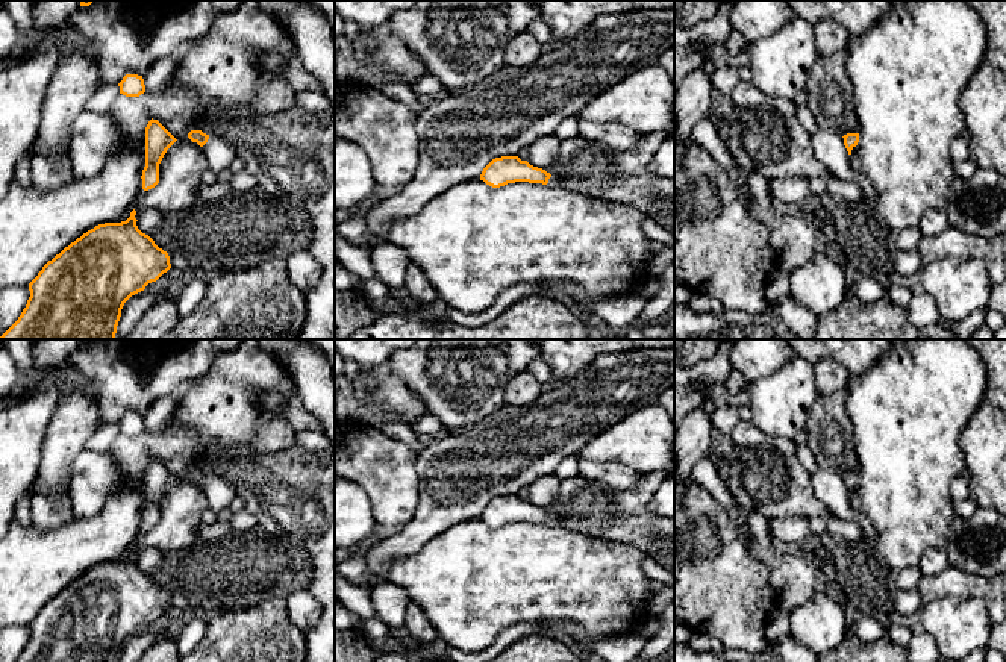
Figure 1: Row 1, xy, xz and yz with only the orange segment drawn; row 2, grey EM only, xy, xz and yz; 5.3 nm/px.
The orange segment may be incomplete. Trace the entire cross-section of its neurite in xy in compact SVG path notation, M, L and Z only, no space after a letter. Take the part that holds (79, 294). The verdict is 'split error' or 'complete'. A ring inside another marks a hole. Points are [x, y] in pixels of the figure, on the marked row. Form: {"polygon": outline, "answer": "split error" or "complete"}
{"polygon": "M136 211L130 212L130 217L121 223L105 223L98 224L94 229L83 233L68 247L65 247L59 254L56 254L52 261L48 261L38 276L29 283L30 297L27 300L26 308L23 309L18 320L0 336L0 339L115 339L117 326L121 317L121 309L124 303L135 294L145 289L145 286L152 282L156 282L164 273L171 268L170 256L167 251L159 248L155 241L142 233L136 226Z", "answer": "complete"}

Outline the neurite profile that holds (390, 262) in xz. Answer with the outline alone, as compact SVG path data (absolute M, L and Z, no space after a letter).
M377 242L371 250L370 258L376 277L388 288L405 286L406 268L411 264L405 248Z

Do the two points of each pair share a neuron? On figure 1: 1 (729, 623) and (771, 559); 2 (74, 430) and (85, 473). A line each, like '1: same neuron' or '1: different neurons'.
1: different neurons
2: different neurons

